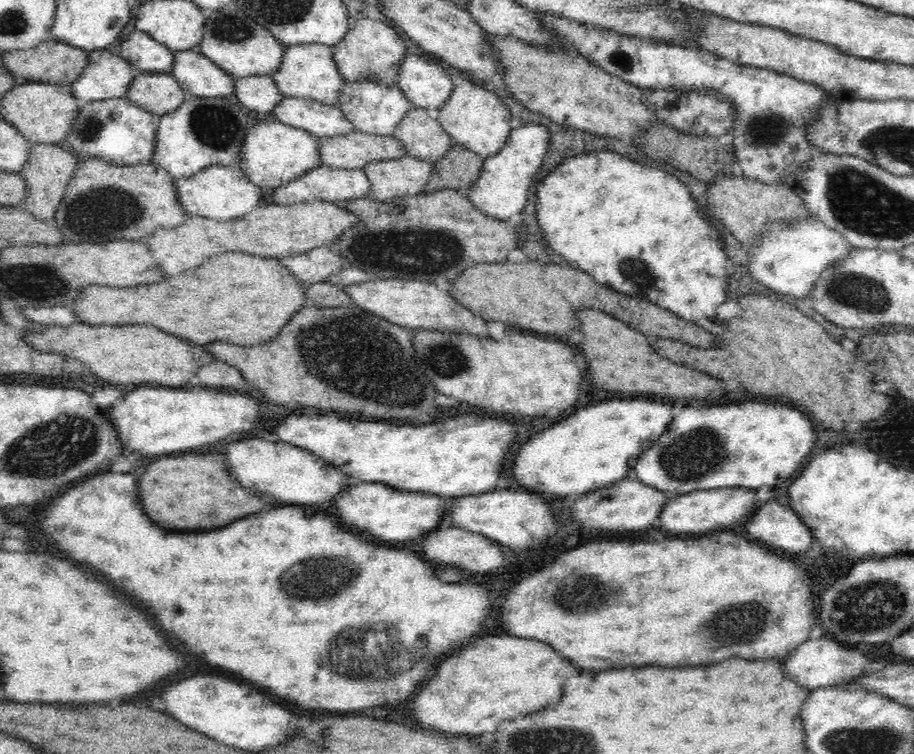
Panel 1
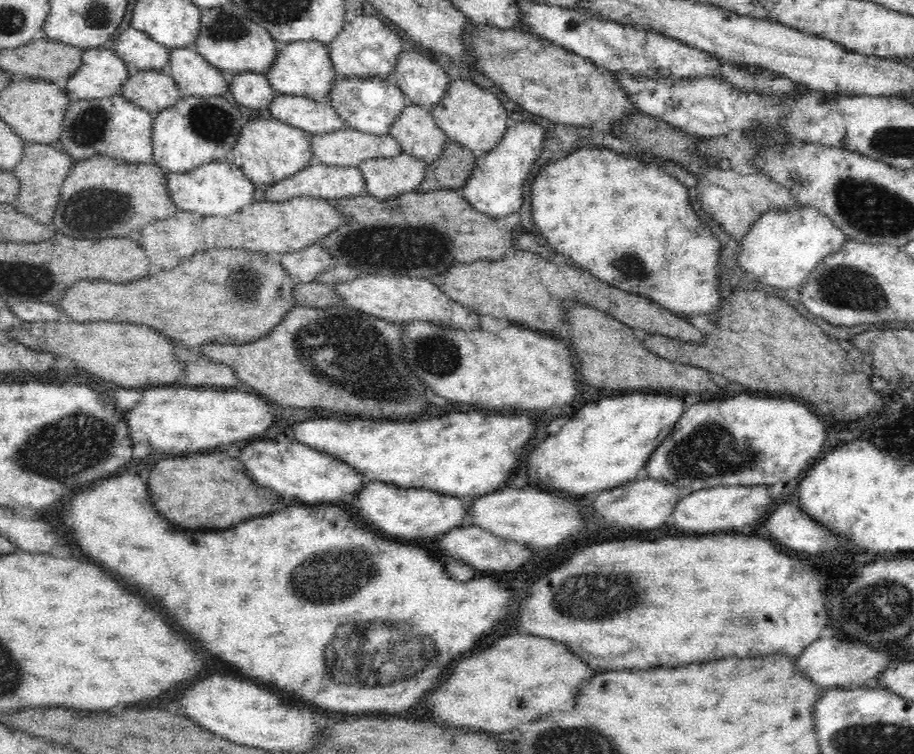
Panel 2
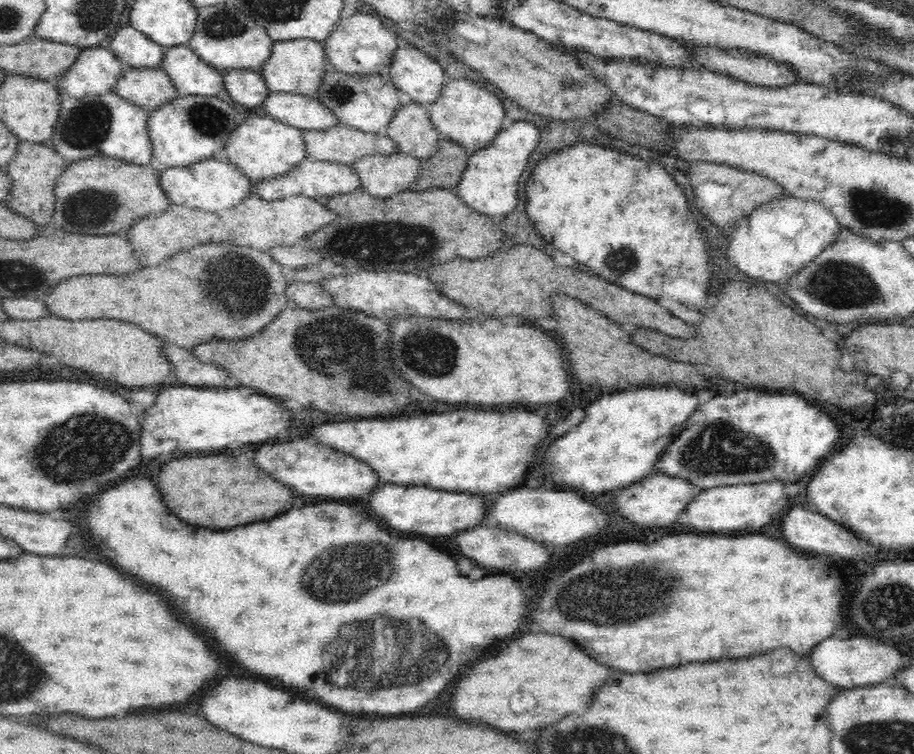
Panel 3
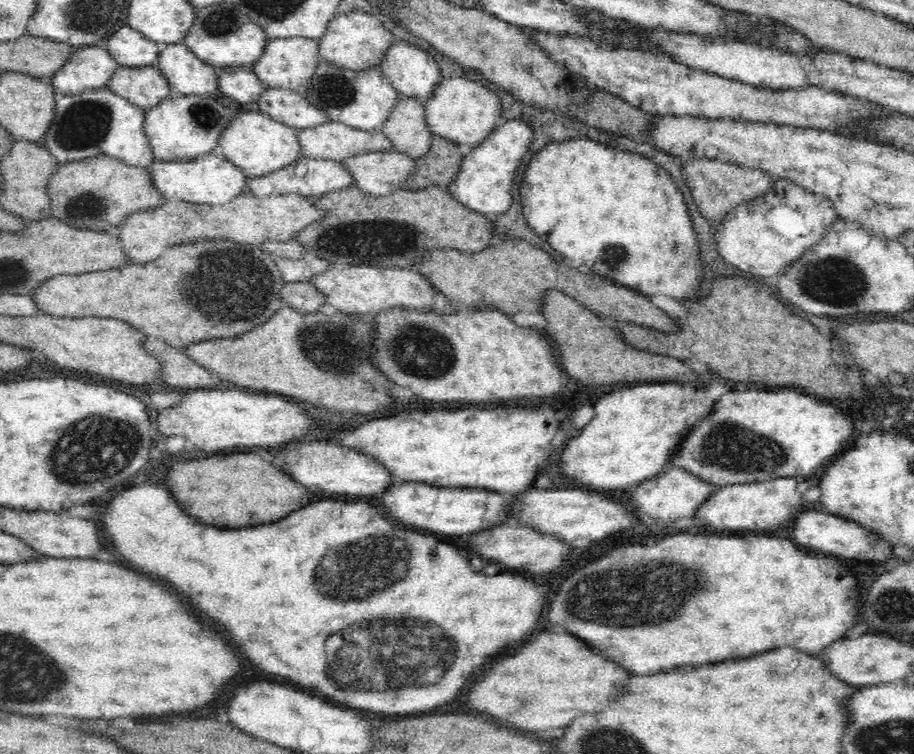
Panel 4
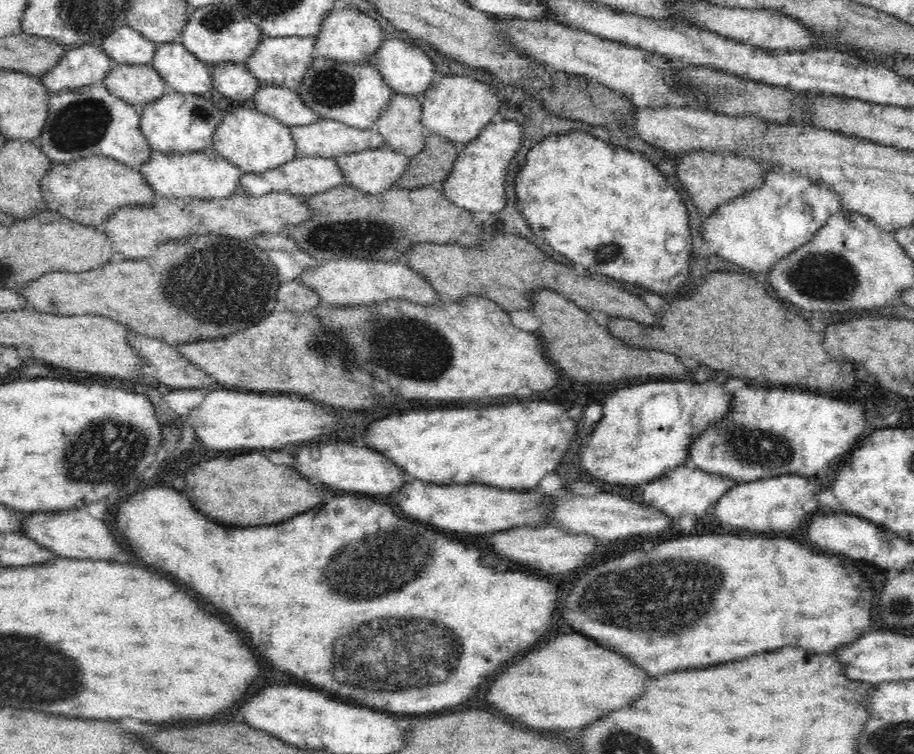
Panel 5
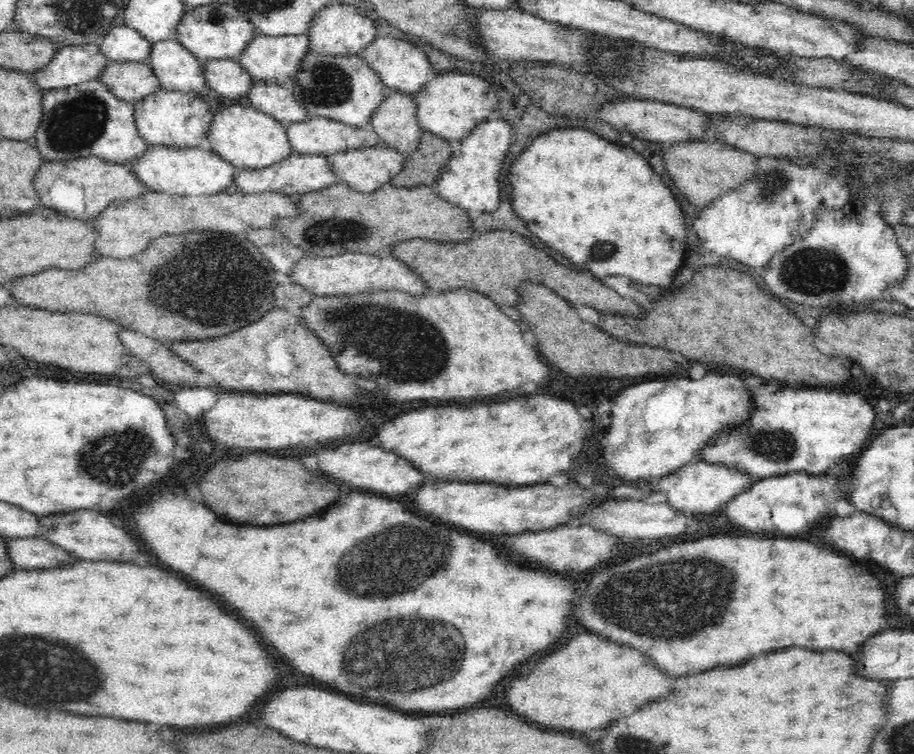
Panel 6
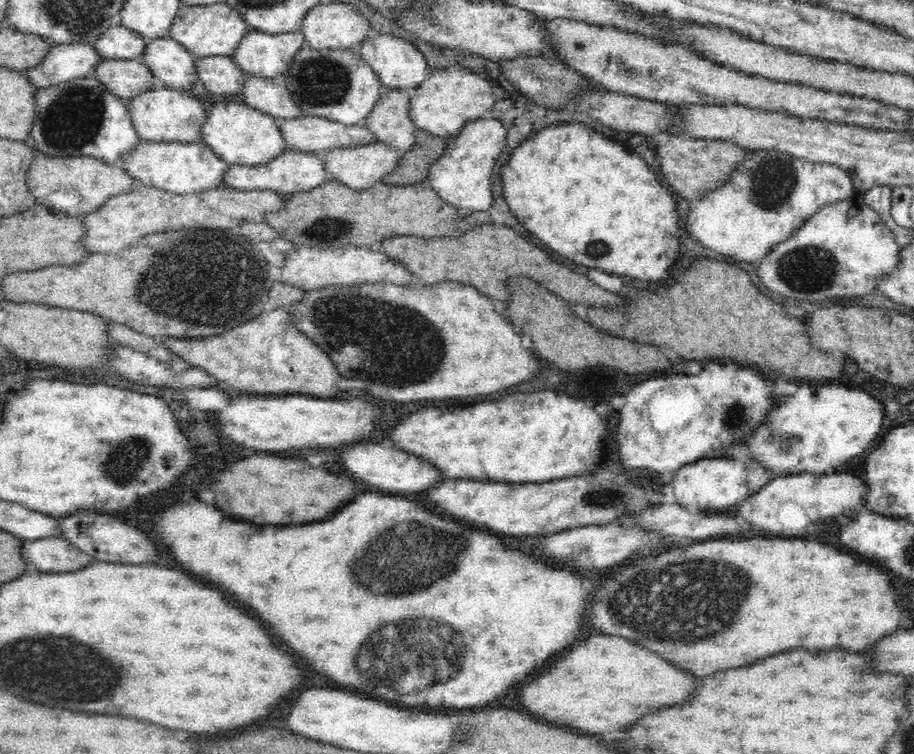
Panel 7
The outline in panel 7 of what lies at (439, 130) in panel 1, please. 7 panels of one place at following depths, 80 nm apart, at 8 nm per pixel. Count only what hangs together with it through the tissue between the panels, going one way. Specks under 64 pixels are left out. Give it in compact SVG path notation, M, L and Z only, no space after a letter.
M384 89L367 114L364 126L374 133L378 141L386 143L400 154L415 141L415 124L408 114L411 94L403 90Z

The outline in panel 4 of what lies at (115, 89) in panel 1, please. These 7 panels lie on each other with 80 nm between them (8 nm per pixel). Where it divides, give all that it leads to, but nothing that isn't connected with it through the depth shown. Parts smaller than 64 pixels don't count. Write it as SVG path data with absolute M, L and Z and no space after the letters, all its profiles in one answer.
M100 44L86 45L78 51L72 51L67 61L48 79L56 97L80 94L82 91L99 89L107 84L111 74L118 68L117 62L107 49Z

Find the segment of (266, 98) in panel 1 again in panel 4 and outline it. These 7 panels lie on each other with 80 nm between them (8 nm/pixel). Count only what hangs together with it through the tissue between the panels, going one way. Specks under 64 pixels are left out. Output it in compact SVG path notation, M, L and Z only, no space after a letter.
M227 66L216 70L218 94L232 102L246 104L256 102L264 91L263 84L251 67Z

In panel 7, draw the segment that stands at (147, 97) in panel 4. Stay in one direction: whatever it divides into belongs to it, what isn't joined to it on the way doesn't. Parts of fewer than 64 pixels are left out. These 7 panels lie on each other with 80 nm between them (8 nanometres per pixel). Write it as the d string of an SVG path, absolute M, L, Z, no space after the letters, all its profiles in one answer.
M140 55L133 59L103 59L94 67L93 76L110 93L124 100L157 85Z

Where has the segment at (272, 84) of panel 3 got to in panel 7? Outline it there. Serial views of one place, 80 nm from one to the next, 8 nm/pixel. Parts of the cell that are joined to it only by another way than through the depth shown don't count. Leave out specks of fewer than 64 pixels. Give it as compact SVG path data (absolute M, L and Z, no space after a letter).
M246 31L231 57L246 76L281 80L294 55L304 46L303 42L301 31L280 34Z

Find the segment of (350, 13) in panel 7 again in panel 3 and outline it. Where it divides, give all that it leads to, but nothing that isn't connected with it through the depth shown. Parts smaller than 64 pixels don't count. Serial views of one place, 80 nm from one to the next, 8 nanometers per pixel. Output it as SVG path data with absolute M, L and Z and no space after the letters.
M355 13L350 18L340 18L328 38L322 40L325 62L334 71L362 74L386 74L394 50L397 36L390 30L382 17Z

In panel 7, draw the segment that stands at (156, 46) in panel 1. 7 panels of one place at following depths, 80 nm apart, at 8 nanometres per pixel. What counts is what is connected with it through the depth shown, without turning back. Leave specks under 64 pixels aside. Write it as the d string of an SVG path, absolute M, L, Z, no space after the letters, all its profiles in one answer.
M122 26L110 27L93 44L98 56L103 59L133 59L141 56L146 44L131 28Z

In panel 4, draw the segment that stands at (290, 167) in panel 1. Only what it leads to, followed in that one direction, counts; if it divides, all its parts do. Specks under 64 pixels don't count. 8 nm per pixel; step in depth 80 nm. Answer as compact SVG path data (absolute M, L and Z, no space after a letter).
M238 112L219 134L217 145L225 158L238 166L246 178L254 178L280 170L301 156L296 132L297 129L274 120L266 113Z

